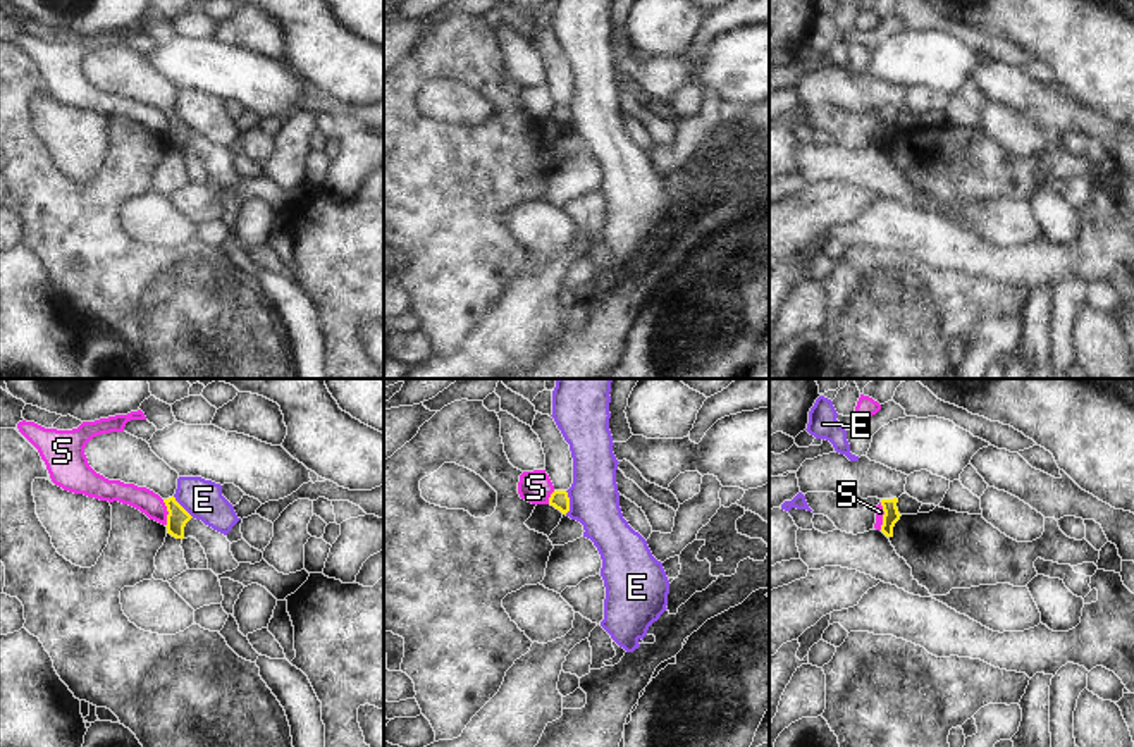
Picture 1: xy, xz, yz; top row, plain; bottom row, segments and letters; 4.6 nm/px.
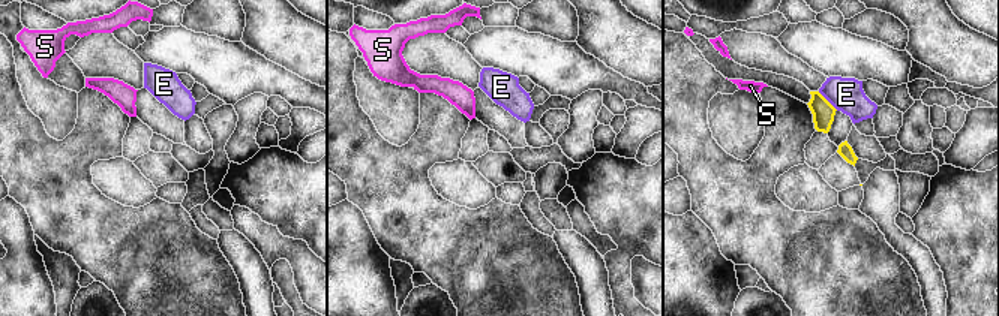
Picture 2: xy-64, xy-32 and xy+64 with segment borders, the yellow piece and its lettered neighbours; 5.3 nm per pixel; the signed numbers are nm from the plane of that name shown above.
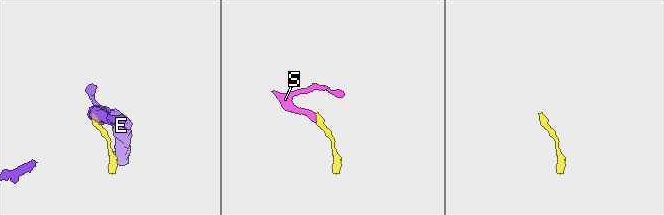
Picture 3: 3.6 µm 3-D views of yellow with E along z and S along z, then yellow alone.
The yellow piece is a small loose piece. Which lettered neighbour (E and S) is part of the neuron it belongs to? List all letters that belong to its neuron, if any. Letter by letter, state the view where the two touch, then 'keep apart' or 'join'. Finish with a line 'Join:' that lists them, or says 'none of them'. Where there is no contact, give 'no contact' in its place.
E: xz | keep apart
S: yz | keep apart
Join: none of them

